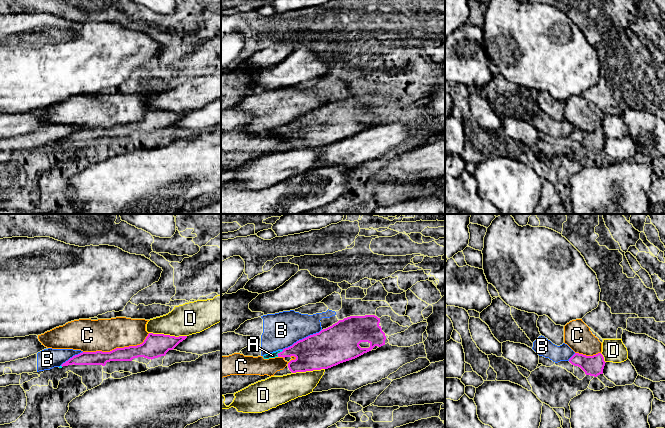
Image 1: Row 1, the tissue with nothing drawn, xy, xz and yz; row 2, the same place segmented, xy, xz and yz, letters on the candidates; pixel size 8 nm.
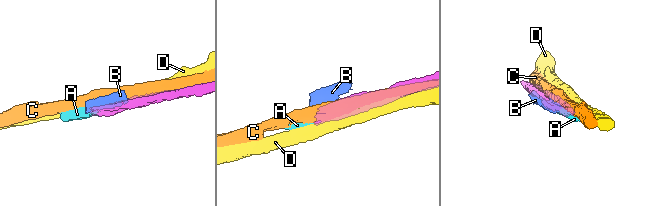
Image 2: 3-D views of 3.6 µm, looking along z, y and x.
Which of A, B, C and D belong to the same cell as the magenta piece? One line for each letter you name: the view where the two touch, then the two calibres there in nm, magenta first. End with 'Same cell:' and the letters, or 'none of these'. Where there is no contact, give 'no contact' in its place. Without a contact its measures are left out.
A: meets magenta in xz; 260 nm thick on the magenta side, 50 nm on the other
Same cell: A

